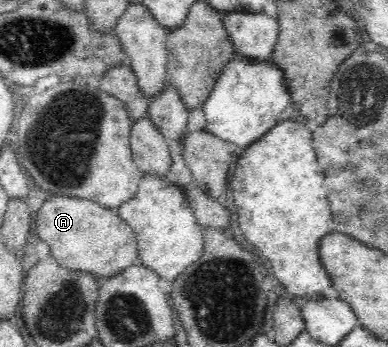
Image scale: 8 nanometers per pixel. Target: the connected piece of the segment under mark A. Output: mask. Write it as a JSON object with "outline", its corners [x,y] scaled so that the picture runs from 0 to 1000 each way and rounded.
{"outline":[[[134,562],[88,625],[90,669],[129,712],[129,735],[165,775],[216,784],[247,804],[299,798],[358,752],[345,663],[299,614],[245,579]]]}

